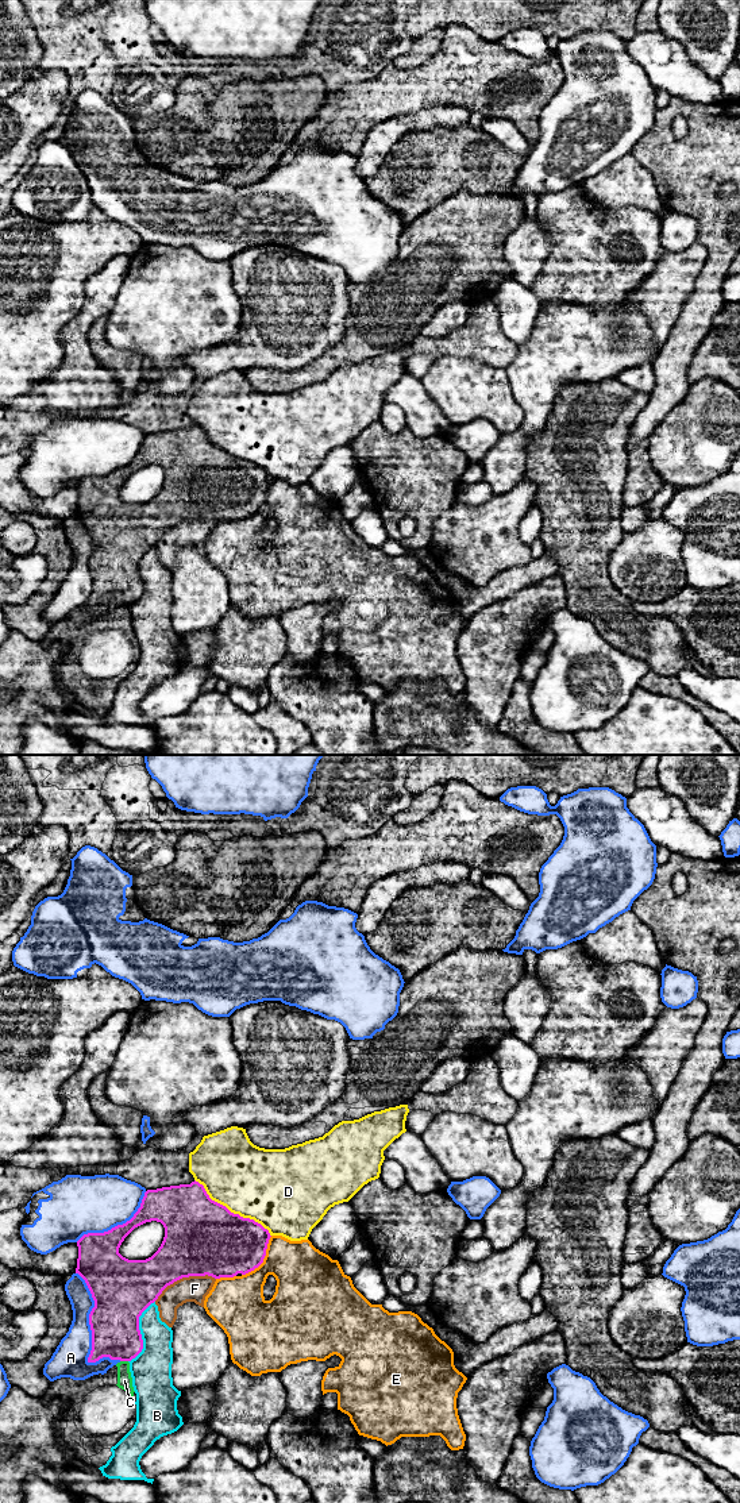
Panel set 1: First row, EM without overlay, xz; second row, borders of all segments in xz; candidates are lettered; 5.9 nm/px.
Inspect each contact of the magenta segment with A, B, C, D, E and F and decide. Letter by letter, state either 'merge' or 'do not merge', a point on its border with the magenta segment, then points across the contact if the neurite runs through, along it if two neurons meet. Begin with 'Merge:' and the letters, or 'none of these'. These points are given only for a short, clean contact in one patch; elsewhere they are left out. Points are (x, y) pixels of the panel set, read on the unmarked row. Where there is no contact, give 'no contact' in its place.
Merge: none of these
A: do not merge; contact xz (92, 577)
B: do not merge; contact xz (139, 575)
C: do not merge; contact xz (124, 604); border xz (120, 604), (127, 605)
D: do not merge; contact xz (232, 457)
E: do not merge; contact xz (263, 501)
F: do not merge; contact xz (184, 520)

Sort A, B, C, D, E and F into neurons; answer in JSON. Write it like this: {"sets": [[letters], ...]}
{"sets": [["A"], ["B"], ["C"], ["D"], ["E"], ["F"]]}

